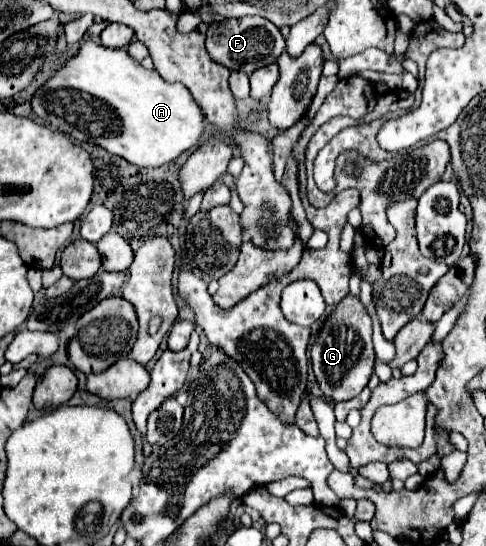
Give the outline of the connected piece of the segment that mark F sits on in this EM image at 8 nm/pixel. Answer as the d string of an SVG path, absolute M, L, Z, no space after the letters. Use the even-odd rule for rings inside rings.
M240 17L240 19L224 19L214 21L206 31L206 51L210 59L228 67L230 71L244 71L252 75L256 69L276 63L276 59L284 53L286 41L280 29L264 19L264 17Z

